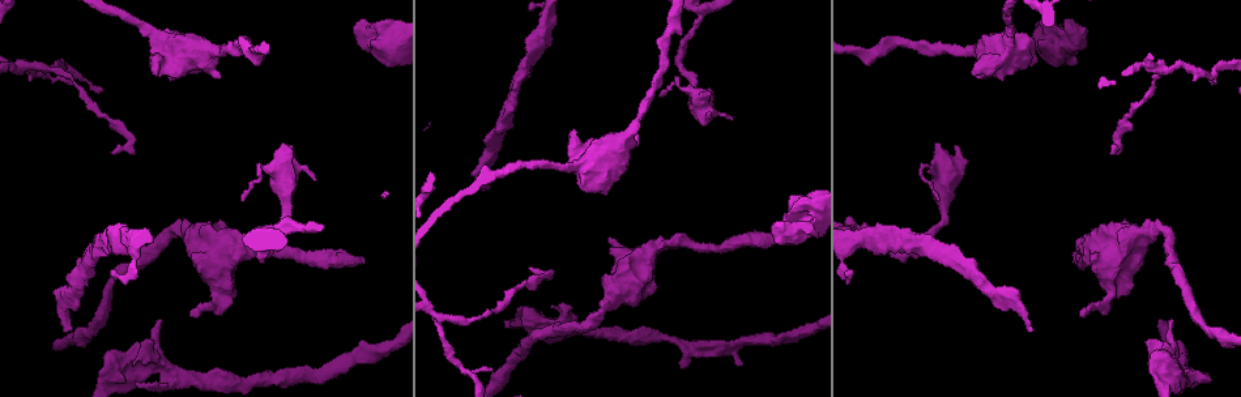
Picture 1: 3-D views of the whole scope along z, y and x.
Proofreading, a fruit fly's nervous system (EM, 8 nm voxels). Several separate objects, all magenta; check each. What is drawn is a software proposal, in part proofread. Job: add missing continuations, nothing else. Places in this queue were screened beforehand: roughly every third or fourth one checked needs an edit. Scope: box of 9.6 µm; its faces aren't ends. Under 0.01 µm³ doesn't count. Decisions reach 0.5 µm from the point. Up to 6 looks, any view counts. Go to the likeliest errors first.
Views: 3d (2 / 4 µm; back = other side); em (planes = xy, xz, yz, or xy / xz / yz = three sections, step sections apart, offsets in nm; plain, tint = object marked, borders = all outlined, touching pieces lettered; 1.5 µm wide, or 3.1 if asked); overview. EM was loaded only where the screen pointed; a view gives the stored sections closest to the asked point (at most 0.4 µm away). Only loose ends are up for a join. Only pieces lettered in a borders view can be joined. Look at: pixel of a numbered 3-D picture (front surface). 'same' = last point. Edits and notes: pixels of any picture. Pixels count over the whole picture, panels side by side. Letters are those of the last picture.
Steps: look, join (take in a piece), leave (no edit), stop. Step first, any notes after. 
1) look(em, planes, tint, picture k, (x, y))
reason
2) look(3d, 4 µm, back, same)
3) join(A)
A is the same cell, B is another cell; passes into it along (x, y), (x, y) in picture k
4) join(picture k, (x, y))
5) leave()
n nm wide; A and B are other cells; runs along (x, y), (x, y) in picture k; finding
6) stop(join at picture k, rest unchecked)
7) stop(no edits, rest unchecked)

look(em, yz, step 4, borders, picture 1, (1208, 374))
branch stops here

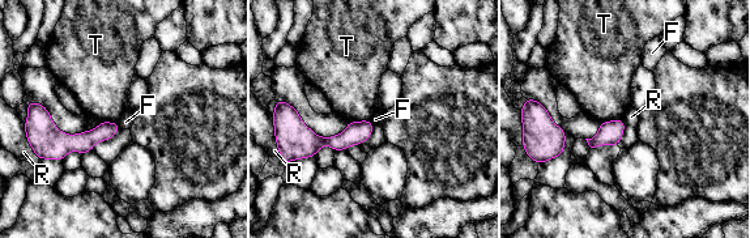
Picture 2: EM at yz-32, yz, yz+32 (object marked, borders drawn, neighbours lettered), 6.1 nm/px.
look(em, planes, borders, same)
cut it another way

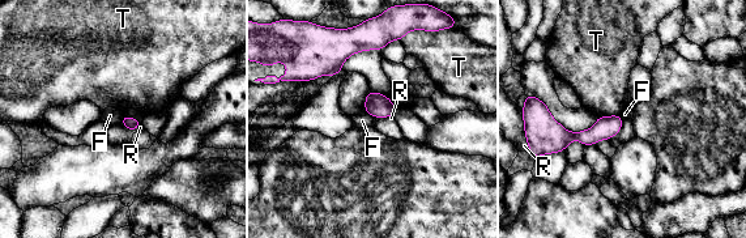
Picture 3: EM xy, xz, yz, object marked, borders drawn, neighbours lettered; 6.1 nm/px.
leave()
F, R and T are other cells; runs along (545, 111), (563, 136), (618, 124) in picture 3; none of them fits

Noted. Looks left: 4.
look(em, xy, step 4, tint, picture 1, (314, 180))
branch stops here

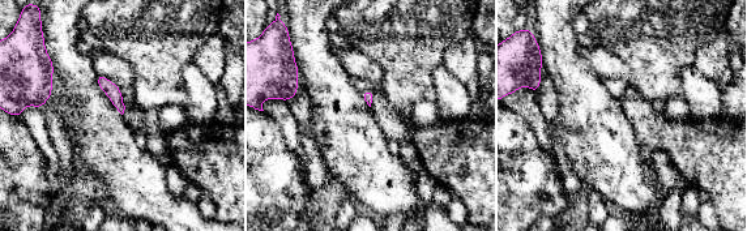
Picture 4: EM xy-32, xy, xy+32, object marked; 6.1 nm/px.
look(em, xy, step 4, borders, same)

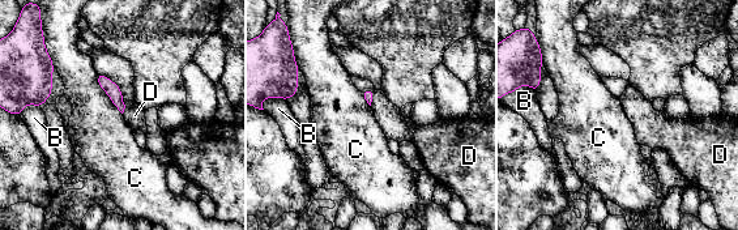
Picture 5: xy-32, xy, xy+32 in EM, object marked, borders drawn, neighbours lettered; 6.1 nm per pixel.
leave()
B, C and D are other cells; none of them fits

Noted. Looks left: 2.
look(em, planes, borders, picture 1, (162, 320))
free end

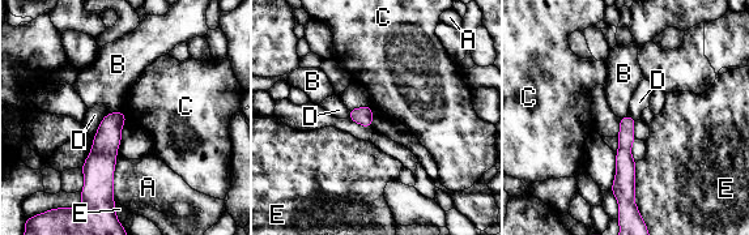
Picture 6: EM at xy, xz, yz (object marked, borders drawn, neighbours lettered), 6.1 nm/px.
leave()
A, B, C, D and E are other cells; border along (120, 111), (127, 119) in picture 6; none of them fits

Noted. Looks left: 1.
stop(no edits, rest unchecked)

